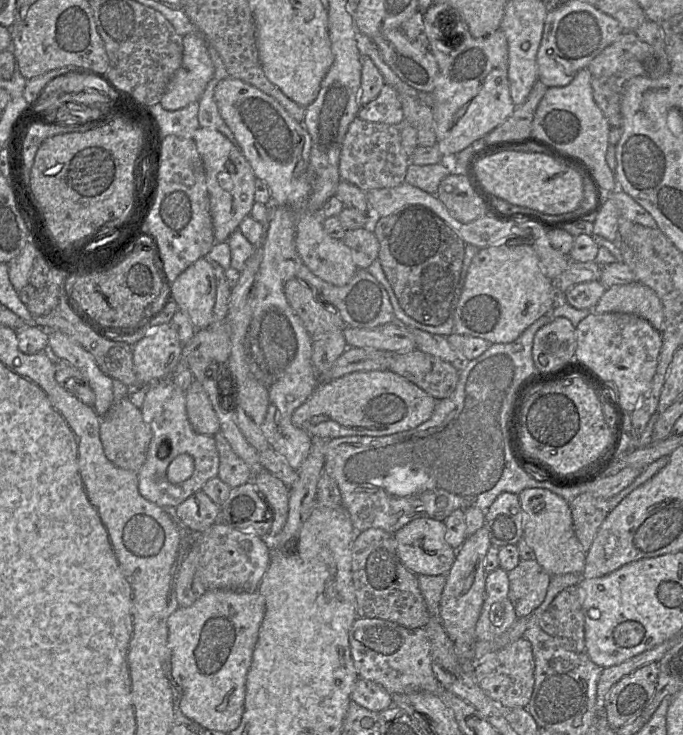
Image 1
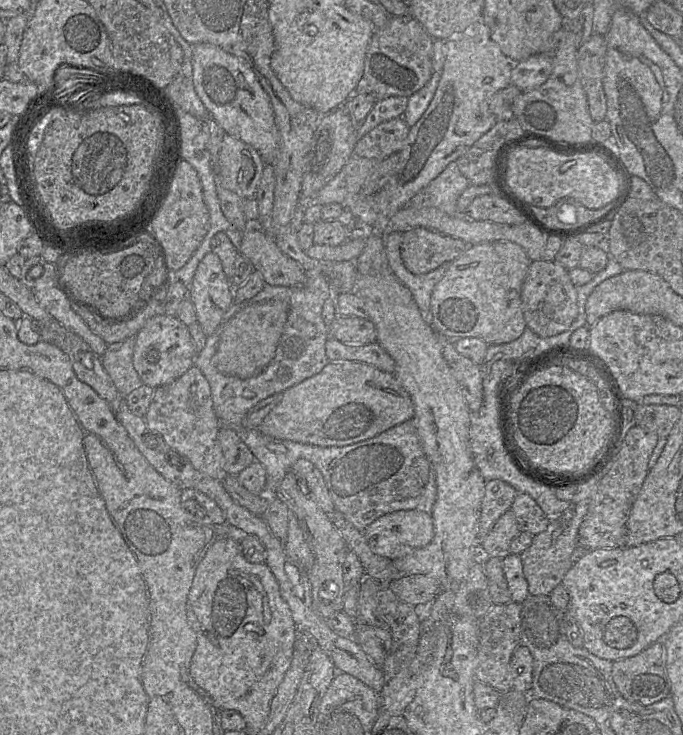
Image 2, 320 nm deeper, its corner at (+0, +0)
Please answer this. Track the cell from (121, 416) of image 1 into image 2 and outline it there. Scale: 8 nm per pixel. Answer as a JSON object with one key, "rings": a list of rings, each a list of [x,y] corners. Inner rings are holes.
{"rings":[[[166,314],[148,319],[135,335],[133,365],[144,385],[154,389],[173,382],[194,365],[194,344],[188,326]]]}

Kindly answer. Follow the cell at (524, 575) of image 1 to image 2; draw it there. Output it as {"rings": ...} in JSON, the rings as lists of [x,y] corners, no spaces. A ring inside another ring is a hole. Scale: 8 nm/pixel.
{"rings":[[[588,497],[576,505],[570,503],[569,509],[559,518],[551,519],[547,529],[534,535],[529,548],[520,554],[523,566],[523,574],[528,583],[530,596],[549,595],[551,591],[561,584],[564,575],[572,567],[574,550],[578,544],[578,532],[588,508],[591,497]]]}

